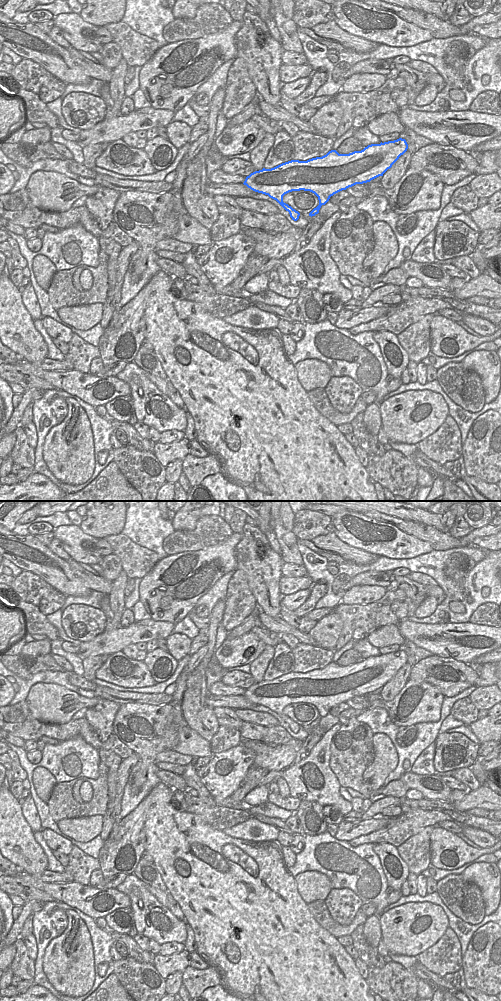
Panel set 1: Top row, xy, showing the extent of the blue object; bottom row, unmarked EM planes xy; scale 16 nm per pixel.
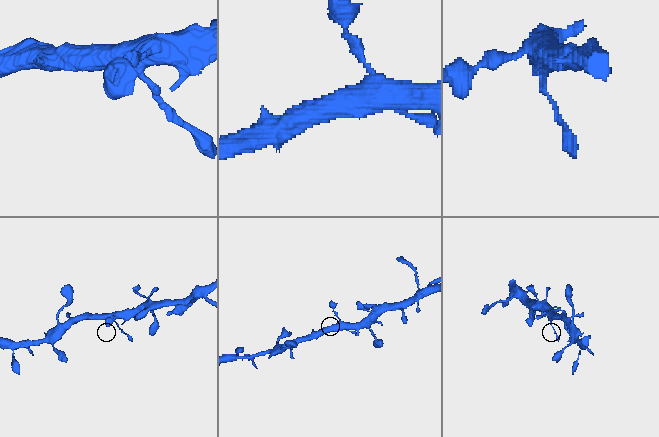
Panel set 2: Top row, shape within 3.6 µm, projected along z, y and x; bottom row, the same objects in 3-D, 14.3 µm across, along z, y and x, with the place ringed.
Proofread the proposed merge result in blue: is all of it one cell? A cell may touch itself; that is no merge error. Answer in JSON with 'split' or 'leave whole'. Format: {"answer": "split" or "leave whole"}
{"answer": "leave whole"}

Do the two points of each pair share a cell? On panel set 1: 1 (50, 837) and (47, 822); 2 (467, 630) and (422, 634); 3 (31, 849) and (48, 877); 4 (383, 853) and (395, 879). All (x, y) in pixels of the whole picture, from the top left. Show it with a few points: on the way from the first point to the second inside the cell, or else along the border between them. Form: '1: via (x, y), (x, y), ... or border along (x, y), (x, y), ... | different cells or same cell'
1: border along (42, 828), (50, 828), (69, 839) | different cells
2: via (457, 633), (433, 634) | same cell
3: border along (45, 869), (32, 875) | different cells
4: via (383, 860), (383, 865), (389, 874) | same cell

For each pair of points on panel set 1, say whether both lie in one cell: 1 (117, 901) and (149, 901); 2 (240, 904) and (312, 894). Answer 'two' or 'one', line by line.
1: two
2: two

